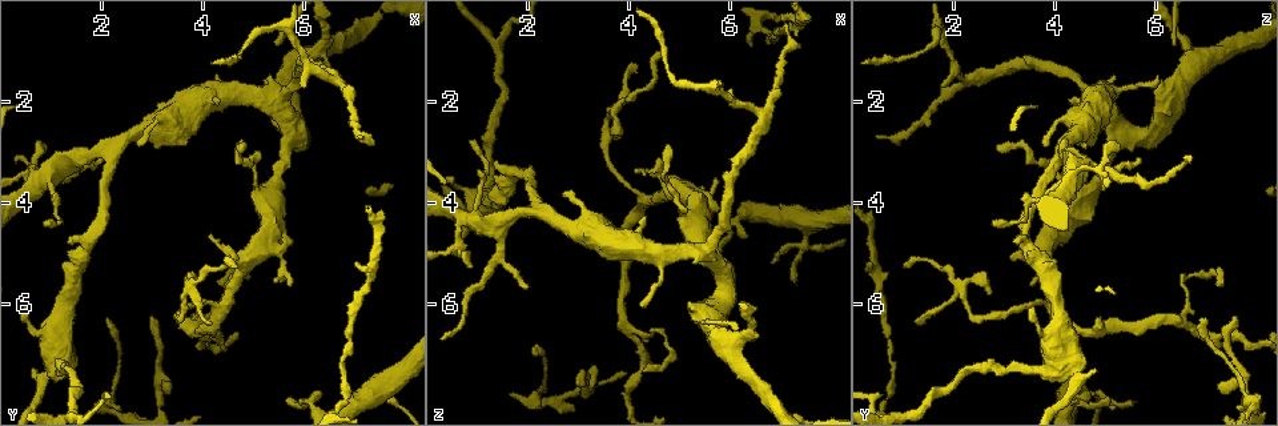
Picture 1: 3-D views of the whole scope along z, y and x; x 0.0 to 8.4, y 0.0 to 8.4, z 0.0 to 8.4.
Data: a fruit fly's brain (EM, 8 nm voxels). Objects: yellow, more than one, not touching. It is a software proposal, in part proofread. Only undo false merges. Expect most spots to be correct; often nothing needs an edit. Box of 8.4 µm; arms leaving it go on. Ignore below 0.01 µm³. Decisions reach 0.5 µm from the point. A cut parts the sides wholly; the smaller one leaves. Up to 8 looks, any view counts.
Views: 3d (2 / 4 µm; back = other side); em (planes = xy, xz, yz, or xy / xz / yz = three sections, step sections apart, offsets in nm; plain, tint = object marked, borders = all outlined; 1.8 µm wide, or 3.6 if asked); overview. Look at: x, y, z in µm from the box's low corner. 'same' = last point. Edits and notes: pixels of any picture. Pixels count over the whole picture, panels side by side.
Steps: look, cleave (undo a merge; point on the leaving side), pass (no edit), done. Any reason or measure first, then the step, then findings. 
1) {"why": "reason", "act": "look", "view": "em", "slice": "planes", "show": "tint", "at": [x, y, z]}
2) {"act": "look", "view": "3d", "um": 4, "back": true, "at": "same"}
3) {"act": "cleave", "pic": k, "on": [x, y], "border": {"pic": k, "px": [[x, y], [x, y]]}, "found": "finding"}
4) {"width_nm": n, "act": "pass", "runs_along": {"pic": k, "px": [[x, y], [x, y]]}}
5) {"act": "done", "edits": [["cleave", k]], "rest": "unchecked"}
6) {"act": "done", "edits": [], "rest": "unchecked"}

{"why": "abrupt turn", "act": "look", "view": "3d", "um": 2, "back": true, "at": [5.65, 2.40, 5.10]}

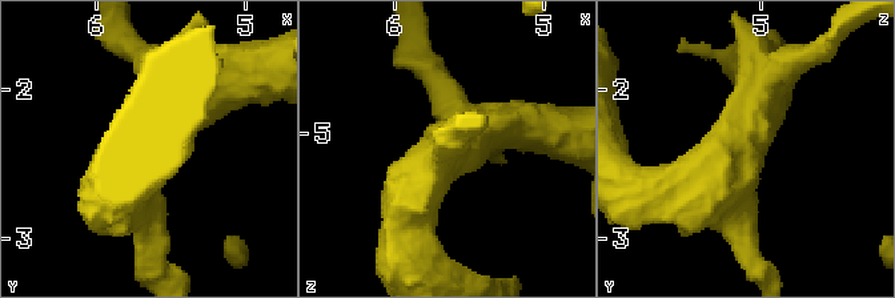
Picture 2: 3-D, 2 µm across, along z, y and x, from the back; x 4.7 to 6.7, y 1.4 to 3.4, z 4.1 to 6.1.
{"arms": 4, "act": "look", "view": "em", "slice": "planes", "show": "tint", "at": "same"}

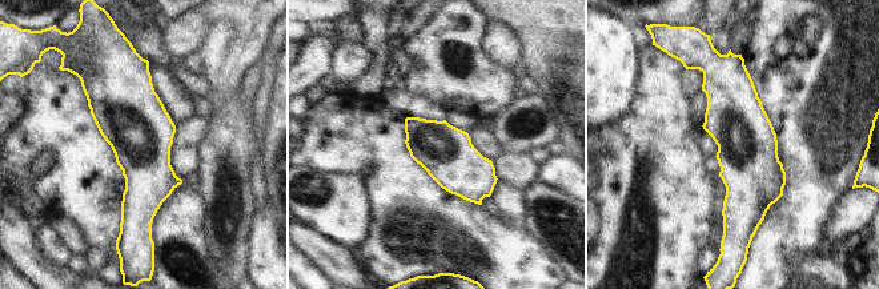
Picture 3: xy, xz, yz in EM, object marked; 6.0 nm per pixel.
{"width_nm": 320, "act": "pass", "runs_along": {"pic": 3, "px": [[729, 61], [742, 129], [742, 221]]}, "found": "all the same cell"}

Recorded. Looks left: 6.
{"why": "sharp bend", "act": "look", "view": "em", "slice": "planes", "show": "borders", "at": [6.60, 1.50, 2.30]}

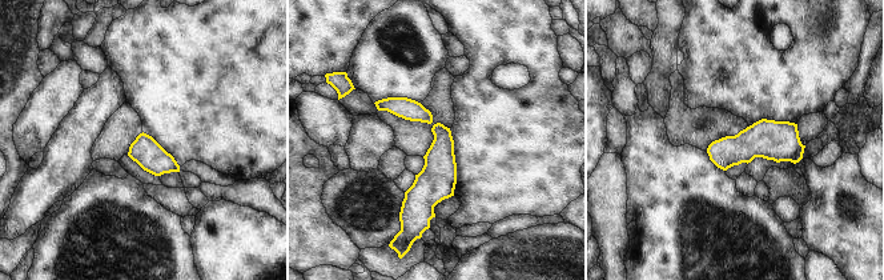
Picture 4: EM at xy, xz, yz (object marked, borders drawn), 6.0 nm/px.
{"width_nm": 180, "act": "pass", "runs_along": {"pic": 4, "px": [[381, 103], [440, 131], [422, 218]]}, "found": "continuous, no second cell"}

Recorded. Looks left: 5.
{"why": "four-way junction", "act": "look", "view": "3d", "um": 4, "back": true, "at": [1.20, 6.85, 4.15]}

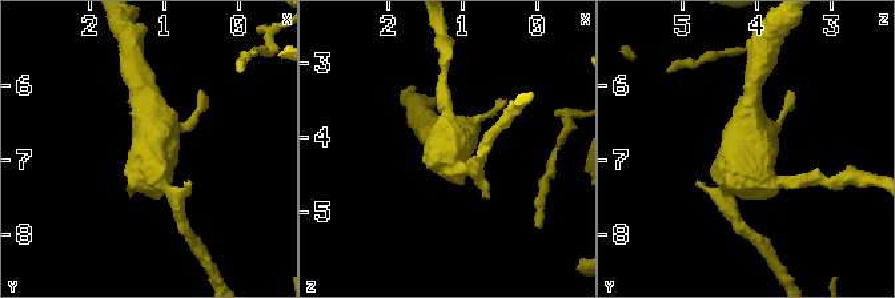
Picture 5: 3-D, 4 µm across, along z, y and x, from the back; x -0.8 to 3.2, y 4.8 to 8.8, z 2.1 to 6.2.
{"why": "shape alone is not enough", "act": "look", "view": "em", "slice": "xz", "step": 16, "show": "tint", "at": [1.20, 6.75, 4.05]}

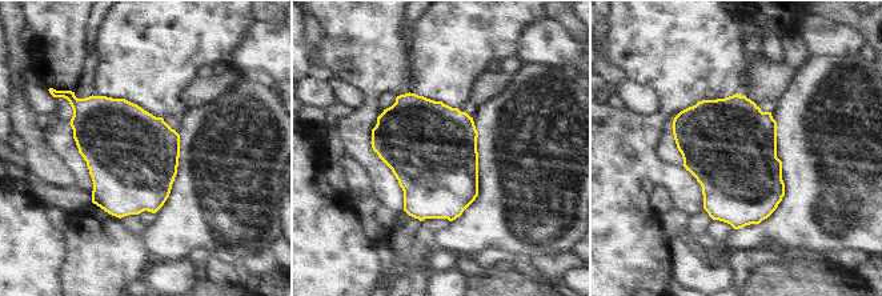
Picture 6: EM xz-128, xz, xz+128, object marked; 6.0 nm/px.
{"act": "pass", "found": "all the same cell"}

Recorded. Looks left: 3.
{"why": "abrupt turn", "act": "look", "view": "3d", "um": 2, "at": [0.85, 3.50, 4.35]}

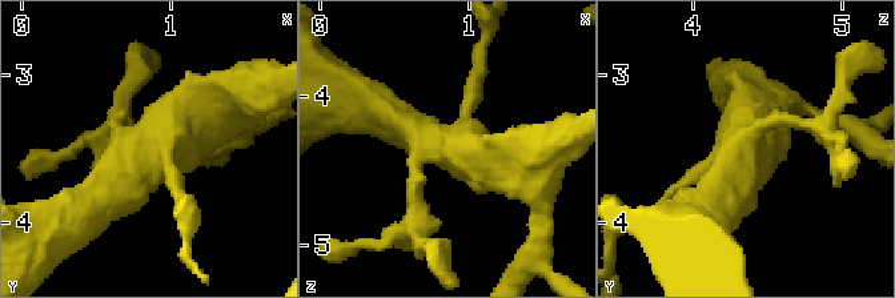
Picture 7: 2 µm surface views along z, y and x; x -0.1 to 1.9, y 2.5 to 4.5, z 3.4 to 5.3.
{"arms": 4, "why": "need the tissue", "act": "look", "view": "em", "um": 3.6, "slice": "xy", "step": 4, "show": "tint", "at": [0.88, 3.54, 4.34]}

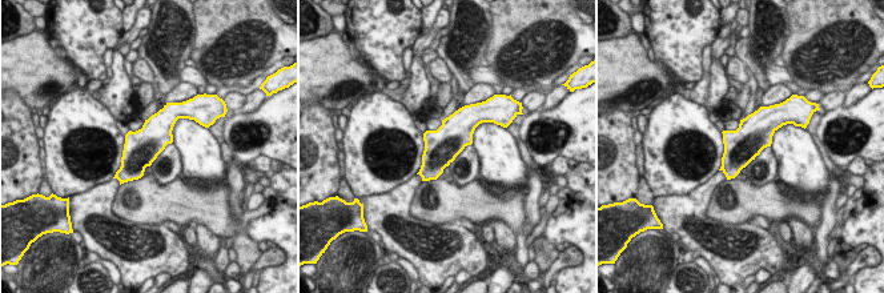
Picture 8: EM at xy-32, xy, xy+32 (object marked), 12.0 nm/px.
{"why": "another direction", "act": "look", "view": "em", "um": 3.6, "slice": "planes", "show": "tint", "at": "same"}

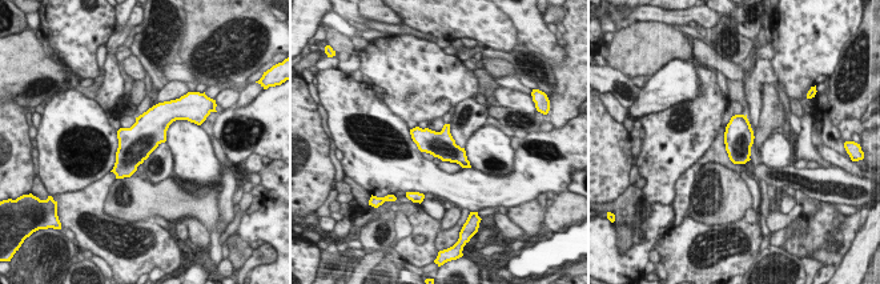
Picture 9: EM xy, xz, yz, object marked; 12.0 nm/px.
{"width_nm": 320, "act": "pass", "found": "continuous, no second cell"}

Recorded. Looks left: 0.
{"act": "done", "edits": [], "rest": "unchecked"}

